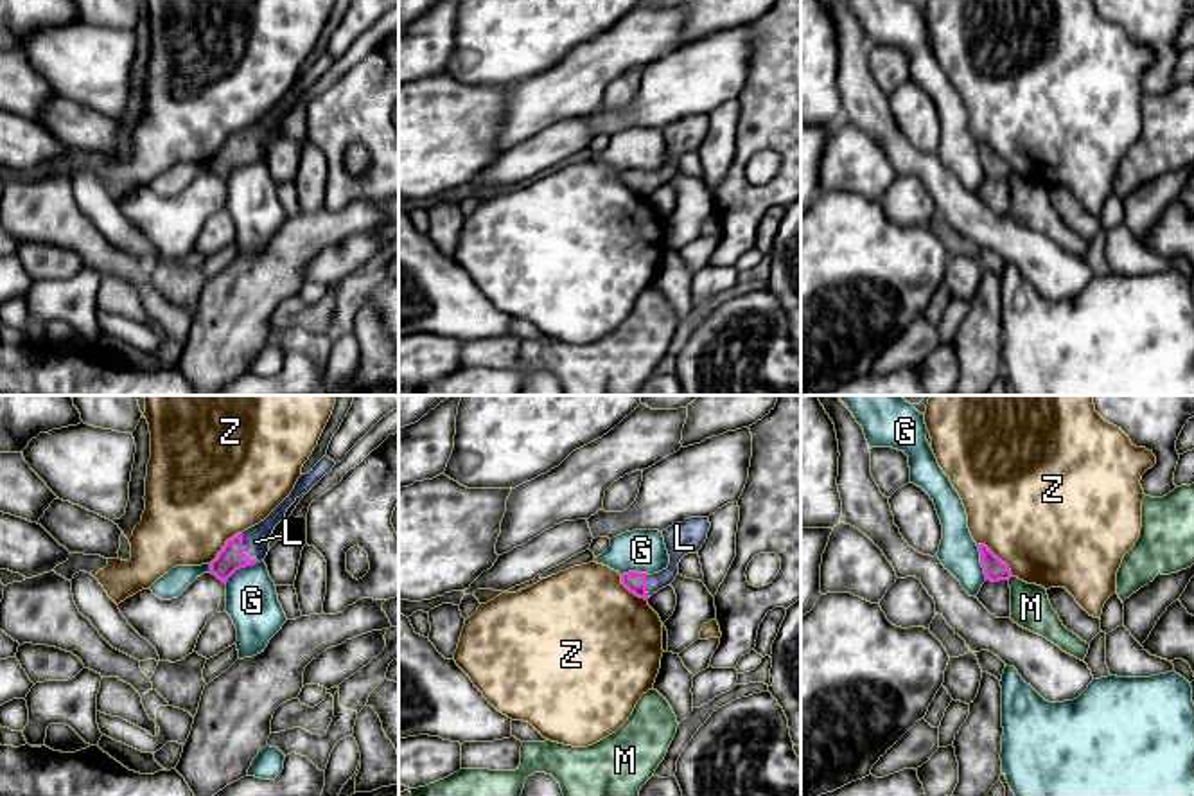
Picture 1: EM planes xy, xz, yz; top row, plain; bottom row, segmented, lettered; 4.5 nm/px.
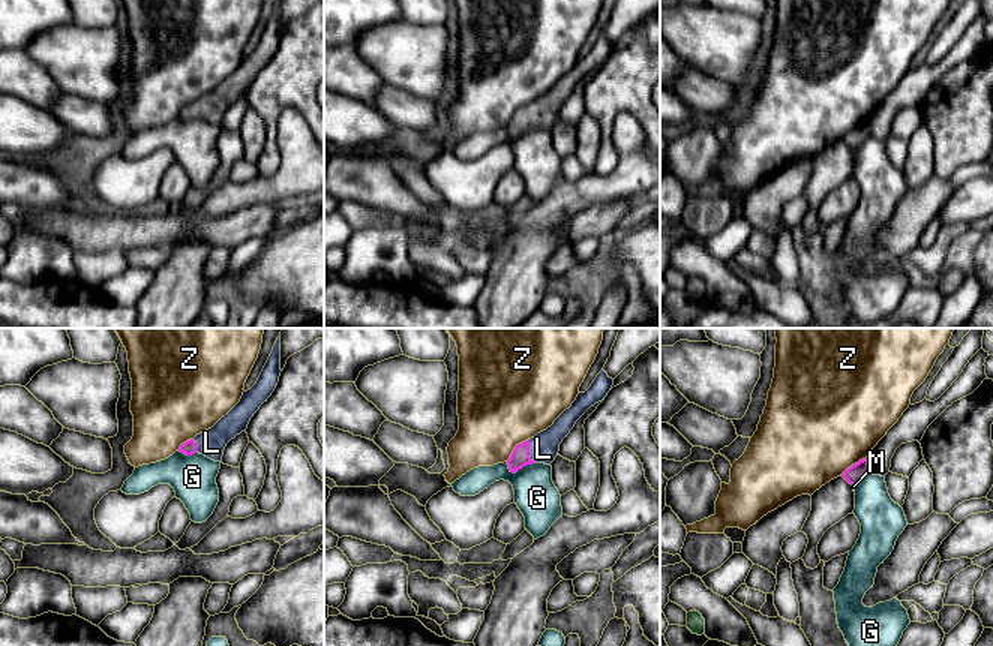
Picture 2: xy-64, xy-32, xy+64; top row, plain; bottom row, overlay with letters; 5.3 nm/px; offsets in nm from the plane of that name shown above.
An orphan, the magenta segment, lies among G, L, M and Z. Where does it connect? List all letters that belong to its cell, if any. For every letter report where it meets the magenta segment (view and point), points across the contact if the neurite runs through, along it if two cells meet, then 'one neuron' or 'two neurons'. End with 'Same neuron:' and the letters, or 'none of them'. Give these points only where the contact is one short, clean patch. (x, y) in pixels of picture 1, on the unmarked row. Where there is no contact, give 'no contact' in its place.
G: contact yz (981, 160); border yz (975, 142), (986, 176); two neurons
L: contact xy (243, 148); way xy (232, 155), (243, 148), (255, 139); one neuron
M: contact yz (1009, 175); border yz (1011, 173), (1008, 176); two neurons
Z: contact yz (995, 153); border yz (977, 141), (990, 146), (1013, 173); two neurons
Same neuron: L

